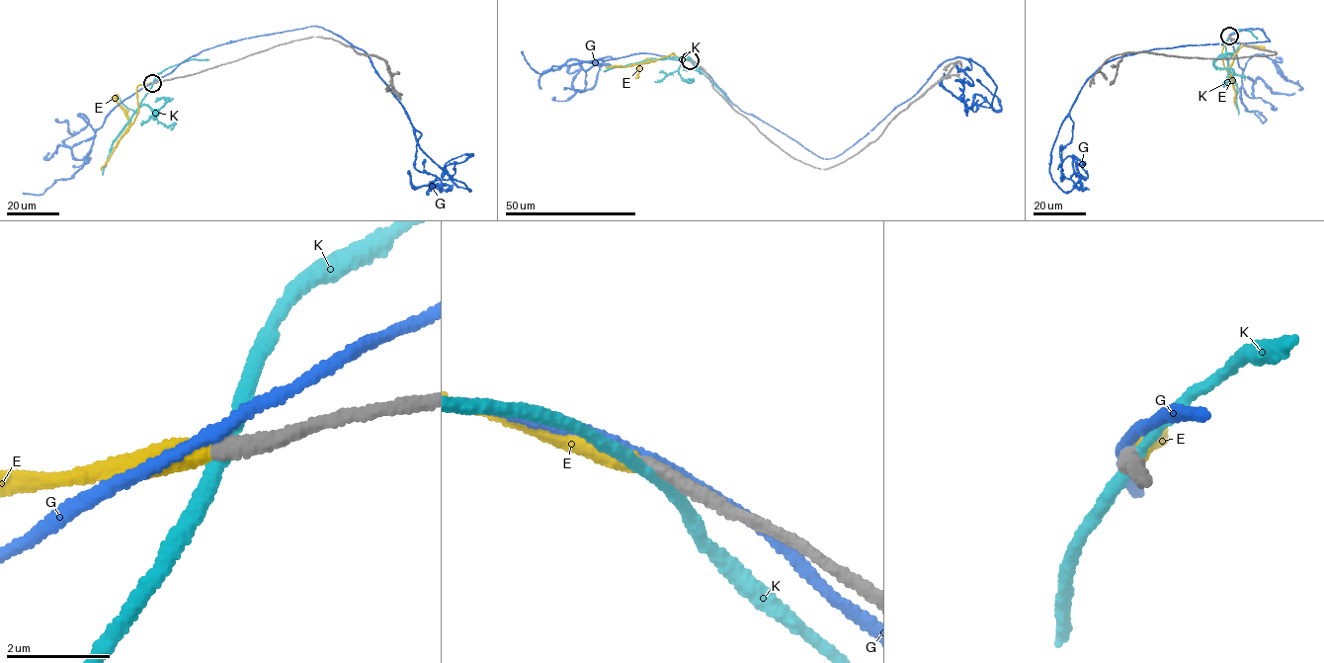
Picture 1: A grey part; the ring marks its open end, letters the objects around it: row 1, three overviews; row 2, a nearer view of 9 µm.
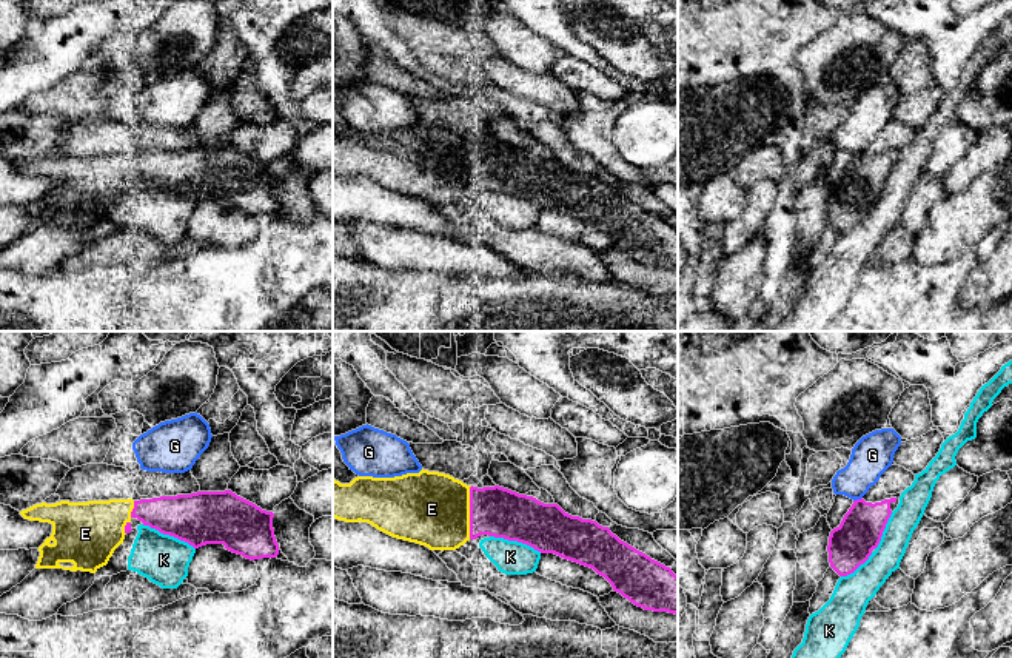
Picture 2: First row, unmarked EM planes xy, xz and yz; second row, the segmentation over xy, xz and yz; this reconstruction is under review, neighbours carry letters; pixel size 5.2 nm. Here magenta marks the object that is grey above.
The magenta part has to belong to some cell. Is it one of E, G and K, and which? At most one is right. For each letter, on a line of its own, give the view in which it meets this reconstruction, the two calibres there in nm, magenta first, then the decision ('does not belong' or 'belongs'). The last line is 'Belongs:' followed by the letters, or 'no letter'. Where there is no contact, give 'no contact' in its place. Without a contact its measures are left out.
E: contact in xz; calibres 260 and 380 nm; belongs
G: contact in yz; calibres 240 and 220 nm; does not belong
K: contact in xy; calibres 280 and 260 nm; does not belong
Belongs: E

